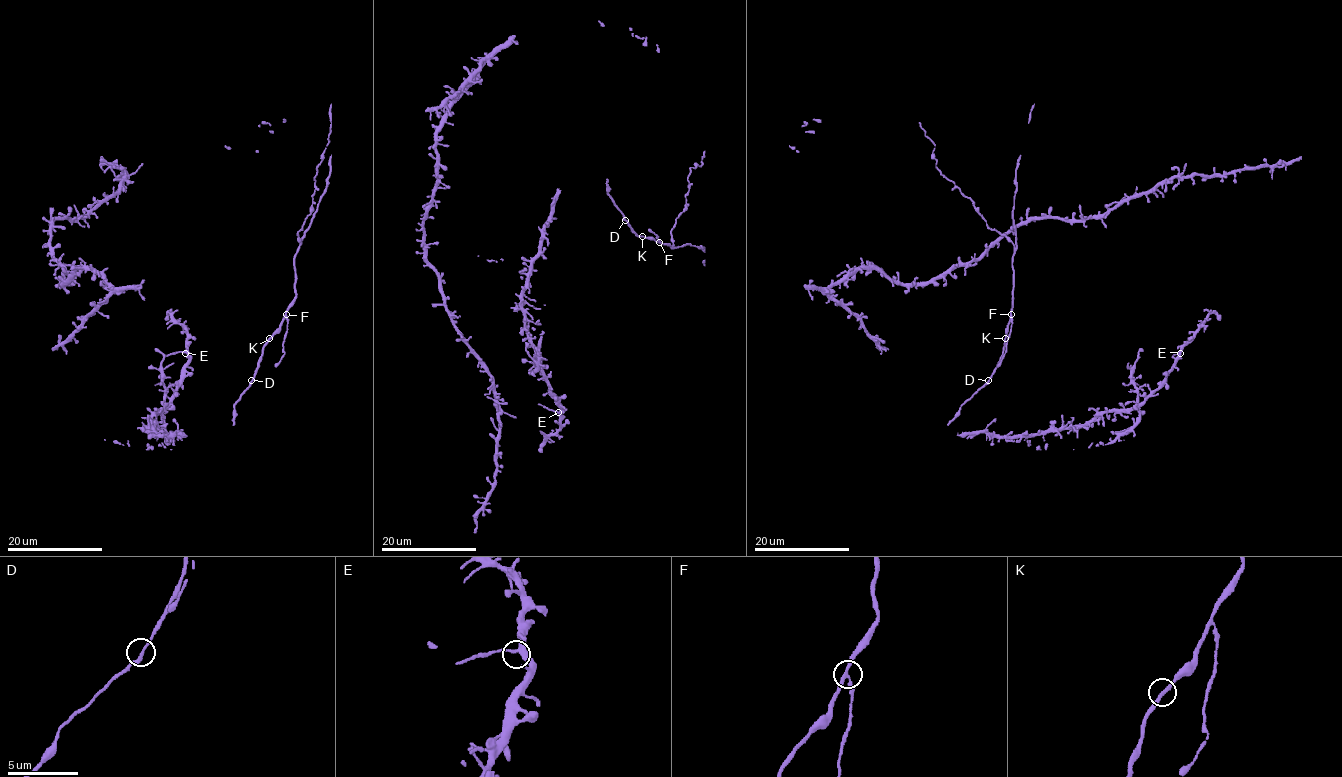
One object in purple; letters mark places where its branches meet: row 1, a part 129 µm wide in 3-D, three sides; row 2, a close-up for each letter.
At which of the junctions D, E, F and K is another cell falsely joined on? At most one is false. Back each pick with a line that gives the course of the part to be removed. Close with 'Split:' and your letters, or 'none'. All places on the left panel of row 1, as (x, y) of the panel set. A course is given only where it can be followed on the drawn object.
F: foreign part runs (286, 315), (284, 354), (276, 367)
Split: F

